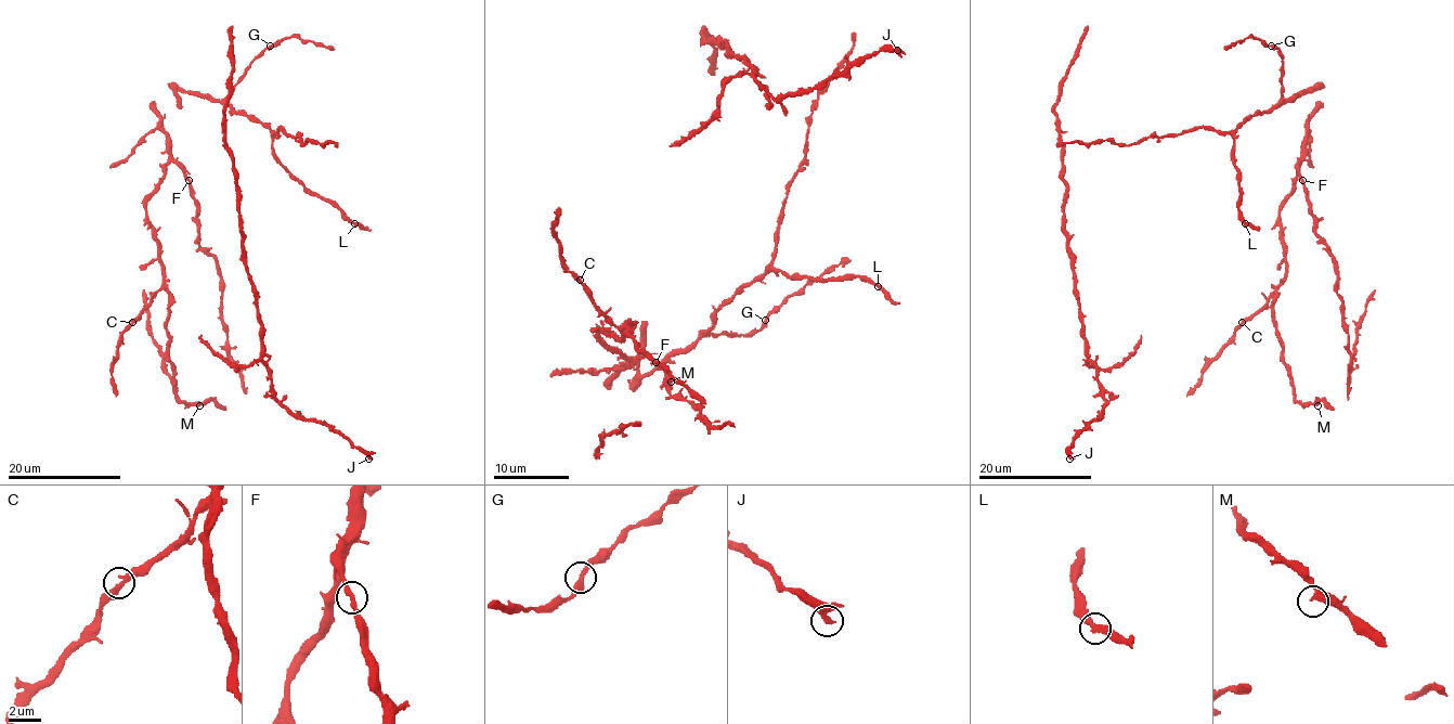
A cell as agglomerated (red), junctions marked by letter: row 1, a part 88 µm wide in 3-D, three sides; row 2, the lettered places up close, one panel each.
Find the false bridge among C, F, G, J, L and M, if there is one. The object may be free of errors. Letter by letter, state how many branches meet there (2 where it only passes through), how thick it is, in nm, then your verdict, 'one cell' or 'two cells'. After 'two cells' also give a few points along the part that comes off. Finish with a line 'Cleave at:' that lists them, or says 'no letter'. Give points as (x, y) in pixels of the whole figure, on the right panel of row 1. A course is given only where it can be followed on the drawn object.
C: 2 | 380 nm | one cell
F: 2 | 340 nm | one cell
G: 2 | 380 nm | one cell
J: 2 | 320 nm | one cell
L: 2 | 360 nm | one cell
M: 2 | 300 nm | one cell
Cleave at: no letter

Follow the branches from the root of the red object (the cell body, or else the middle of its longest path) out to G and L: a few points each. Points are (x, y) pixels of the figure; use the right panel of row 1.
G: (1261, 112), (1271, 111), (1282, 98), (1282, 54), (1271, 46)
L: (1261, 112), (1251, 115), (1234, 133), (1234, 167), (1238, 171), (1240, 186), (1238, 212), (1245, 223)

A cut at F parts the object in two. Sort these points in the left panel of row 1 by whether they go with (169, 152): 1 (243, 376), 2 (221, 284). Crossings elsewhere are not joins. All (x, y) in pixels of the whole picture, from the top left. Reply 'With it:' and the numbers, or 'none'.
With it: none

